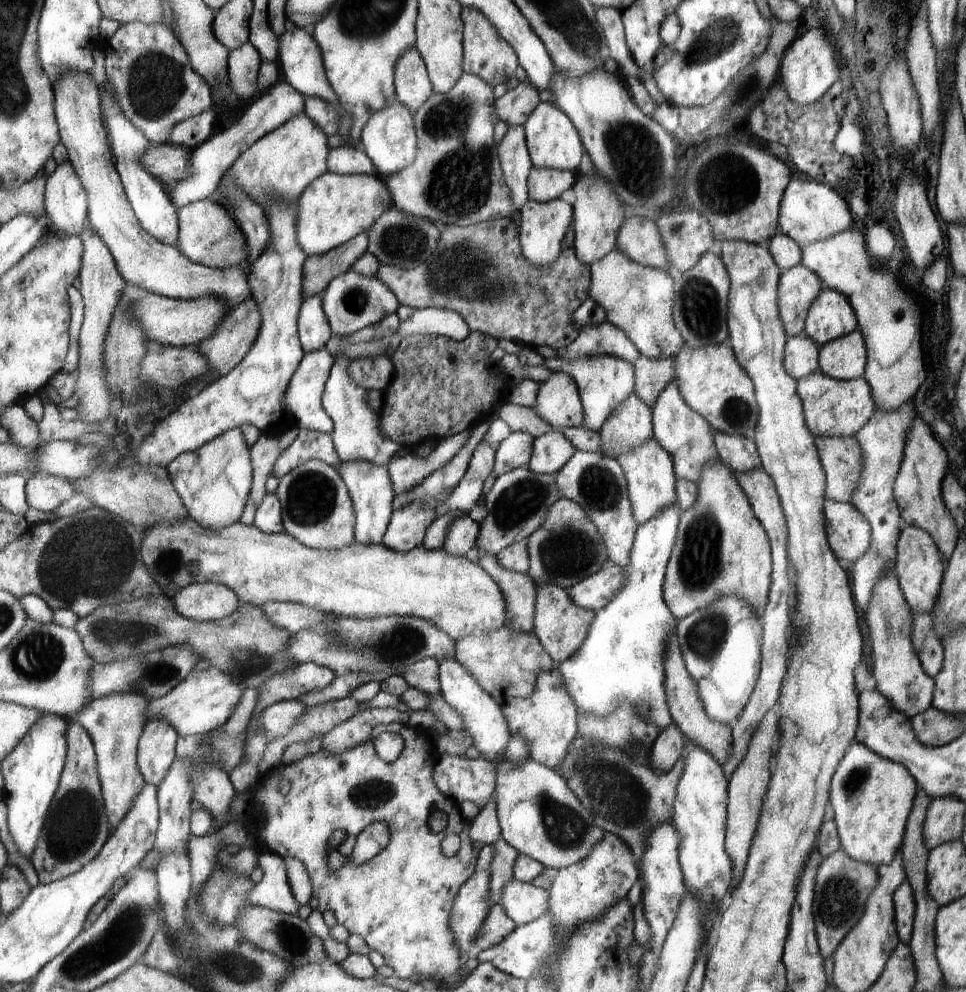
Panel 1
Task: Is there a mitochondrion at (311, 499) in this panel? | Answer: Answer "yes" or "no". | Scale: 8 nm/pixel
yes

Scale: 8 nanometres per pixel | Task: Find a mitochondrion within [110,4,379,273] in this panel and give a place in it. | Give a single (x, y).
(155, 83)

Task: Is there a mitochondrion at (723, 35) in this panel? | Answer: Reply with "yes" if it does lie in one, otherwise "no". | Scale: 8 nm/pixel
yes

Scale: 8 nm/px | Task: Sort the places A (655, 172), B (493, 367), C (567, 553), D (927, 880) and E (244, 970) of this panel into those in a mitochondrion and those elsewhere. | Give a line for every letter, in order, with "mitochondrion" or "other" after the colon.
A: mitochondrion
B: other
C: mitochondrion
D: other
E: mitochondrion

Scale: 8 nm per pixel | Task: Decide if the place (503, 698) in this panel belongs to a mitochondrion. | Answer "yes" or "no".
no

